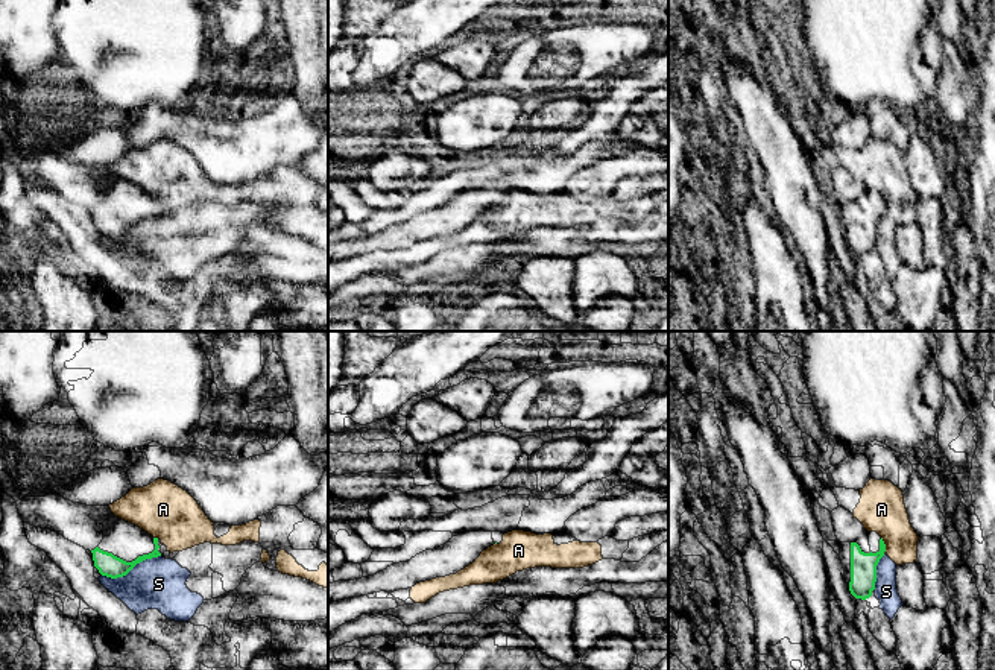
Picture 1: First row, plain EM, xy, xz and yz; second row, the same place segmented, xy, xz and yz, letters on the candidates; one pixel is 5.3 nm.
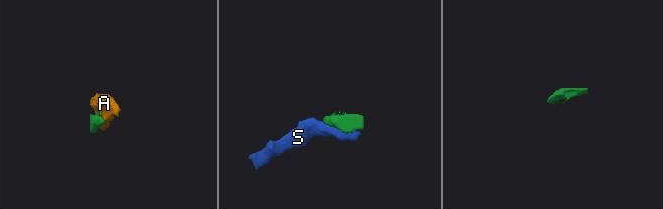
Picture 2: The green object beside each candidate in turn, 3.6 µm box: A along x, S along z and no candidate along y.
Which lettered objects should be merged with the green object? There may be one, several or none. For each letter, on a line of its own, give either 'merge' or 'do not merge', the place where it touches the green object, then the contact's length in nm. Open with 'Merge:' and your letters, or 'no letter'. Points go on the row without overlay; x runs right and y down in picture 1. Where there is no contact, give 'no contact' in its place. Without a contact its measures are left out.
Merge: no letter
A: do not merge; contact yz (884, 204); length 80 nm
S: do not merge; contact xy (131, 228); length 340 nm

